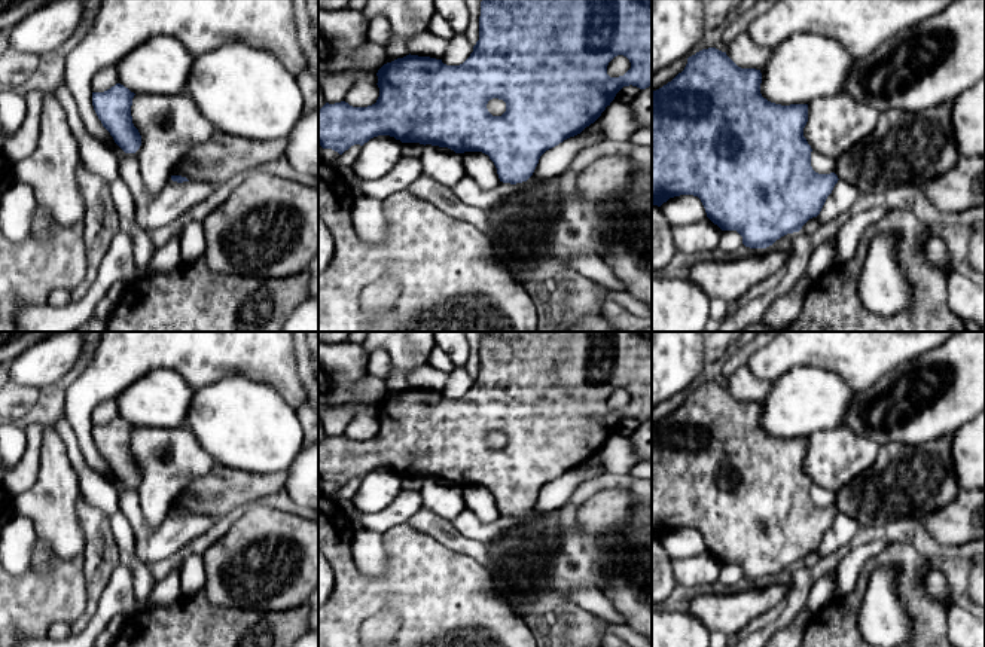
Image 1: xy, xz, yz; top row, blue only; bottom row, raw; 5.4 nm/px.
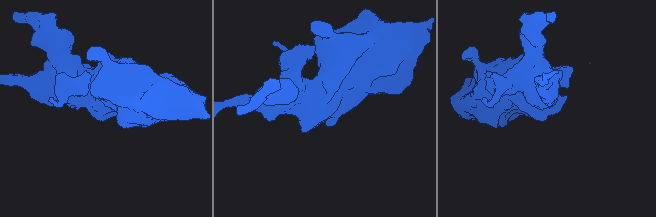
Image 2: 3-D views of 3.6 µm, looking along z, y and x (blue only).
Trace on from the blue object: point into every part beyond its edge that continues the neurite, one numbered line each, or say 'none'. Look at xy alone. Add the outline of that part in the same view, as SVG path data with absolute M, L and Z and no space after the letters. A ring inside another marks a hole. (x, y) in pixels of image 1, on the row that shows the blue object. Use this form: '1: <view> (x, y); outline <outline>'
1: xy (222, 156); outline M214 131L205 143L193 146L177 161L171 176L220 186L238 174L262 170L281 158L284 147L284 138L250 140Z

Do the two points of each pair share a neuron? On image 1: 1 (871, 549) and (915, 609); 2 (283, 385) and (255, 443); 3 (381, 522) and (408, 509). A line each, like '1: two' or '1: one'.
1: two
2: two
3: one

